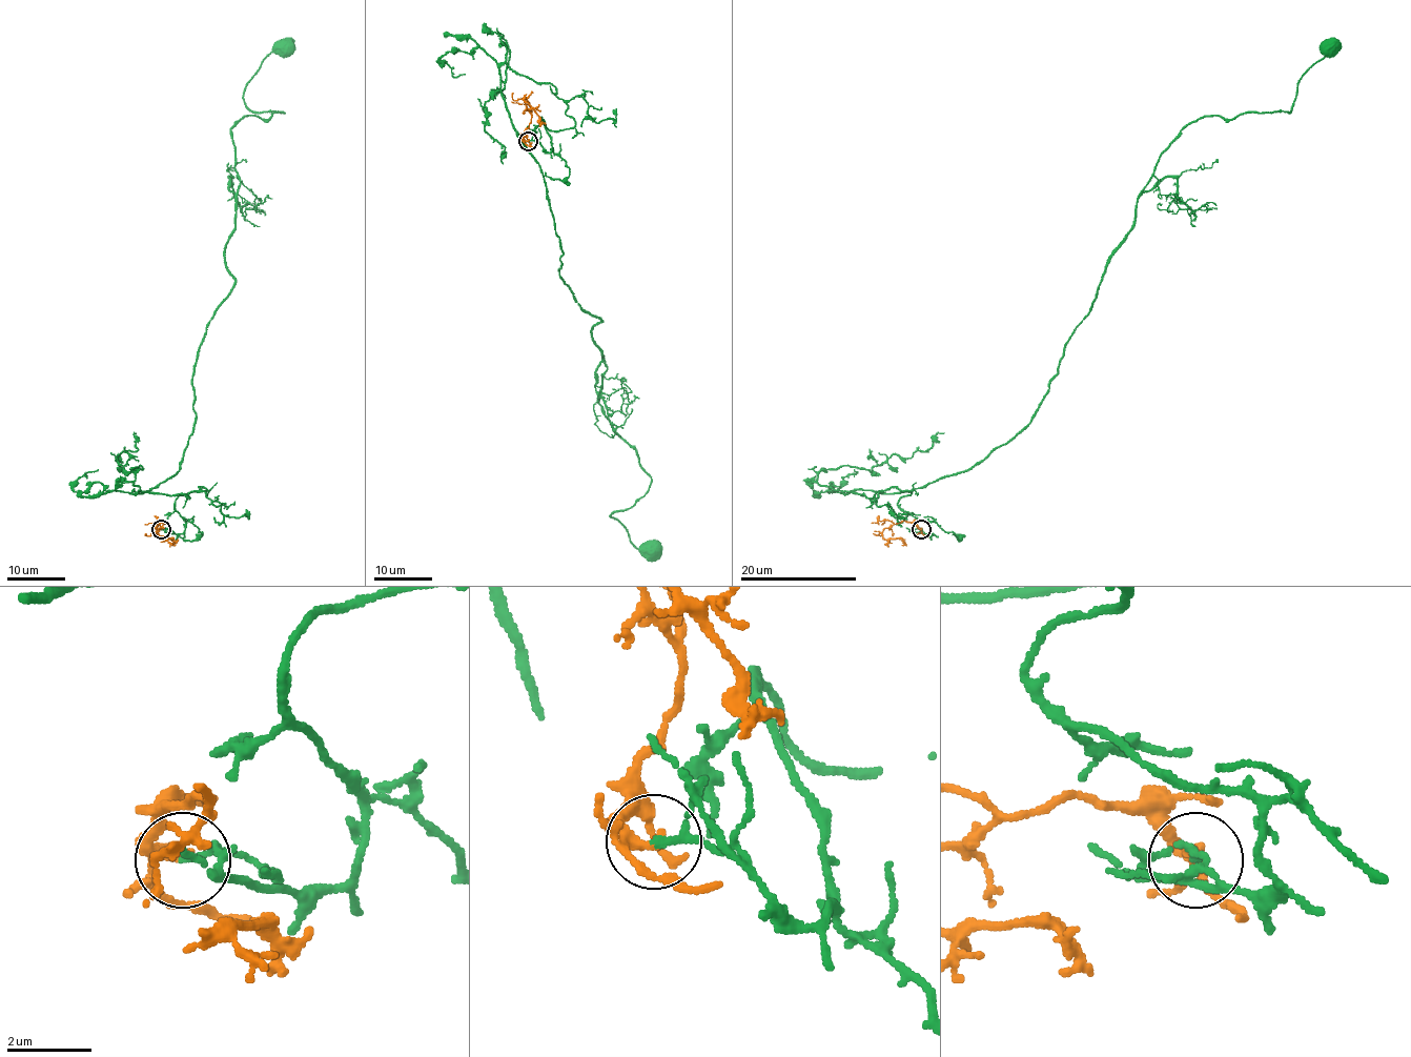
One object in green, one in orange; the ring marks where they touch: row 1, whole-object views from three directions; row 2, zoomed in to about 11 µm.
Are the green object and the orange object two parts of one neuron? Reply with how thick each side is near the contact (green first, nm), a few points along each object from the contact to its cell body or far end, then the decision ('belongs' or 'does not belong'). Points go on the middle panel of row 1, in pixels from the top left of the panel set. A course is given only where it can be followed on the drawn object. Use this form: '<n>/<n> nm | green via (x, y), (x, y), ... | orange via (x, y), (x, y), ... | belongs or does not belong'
130/240 nm | green via (527, 141), (575, 121), (503, 64), (601, 322), (598, 400), (651, 478), (610, 515), (651, 550) | orange via (527, 141), (524, 134), (531, 116), (526, 102), (538, 116), (538, 126) | belongs

